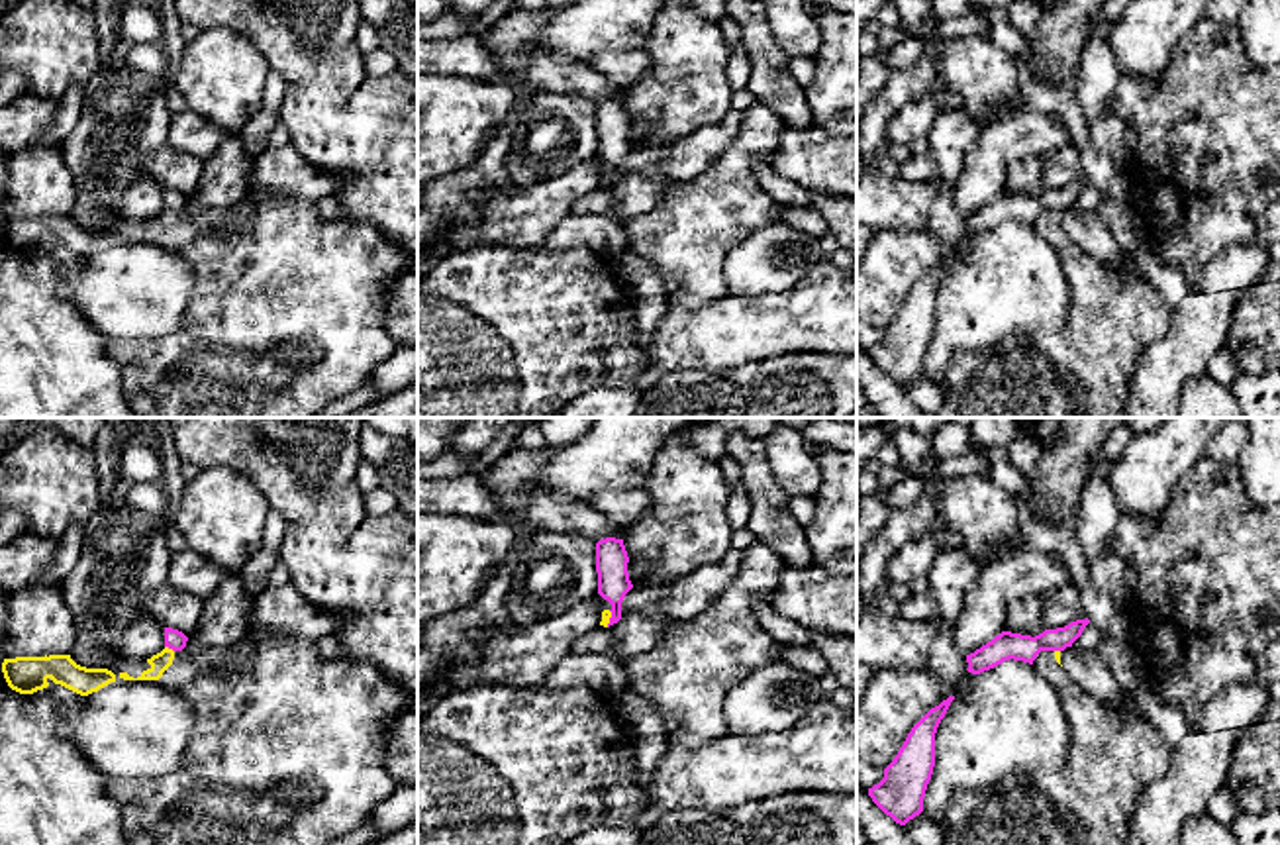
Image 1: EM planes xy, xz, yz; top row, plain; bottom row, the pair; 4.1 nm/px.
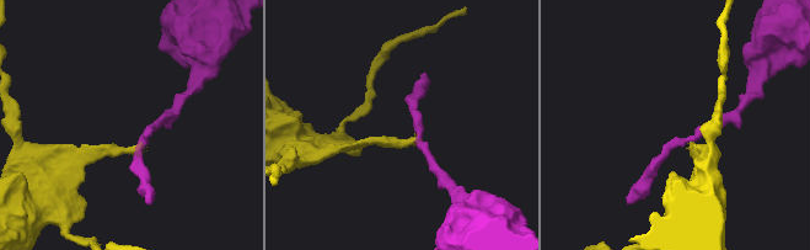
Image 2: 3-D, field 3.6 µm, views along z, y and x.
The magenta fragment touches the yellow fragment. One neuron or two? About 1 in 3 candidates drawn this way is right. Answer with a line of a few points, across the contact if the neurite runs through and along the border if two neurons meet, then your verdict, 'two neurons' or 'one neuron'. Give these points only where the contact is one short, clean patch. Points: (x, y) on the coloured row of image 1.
line xy (165, 646), (173, 651); two neurons

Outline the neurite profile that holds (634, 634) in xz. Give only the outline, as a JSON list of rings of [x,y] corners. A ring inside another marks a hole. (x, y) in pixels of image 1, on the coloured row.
[[[629,614],[610,625],[615,655],[629,661],[635,655],[647,653],[659,643],[670,620]]]

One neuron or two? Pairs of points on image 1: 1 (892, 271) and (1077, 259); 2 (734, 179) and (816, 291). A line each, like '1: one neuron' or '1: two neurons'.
1: two neurons
2: two neurons

